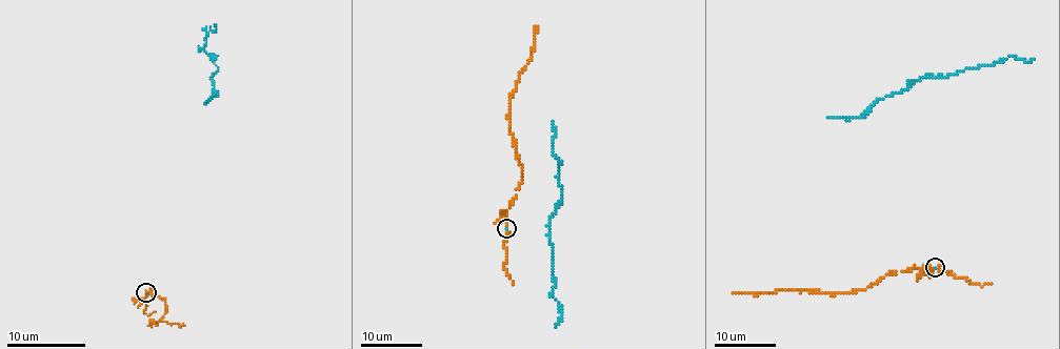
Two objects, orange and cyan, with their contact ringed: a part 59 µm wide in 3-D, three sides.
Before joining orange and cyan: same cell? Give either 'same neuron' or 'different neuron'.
same neuron

